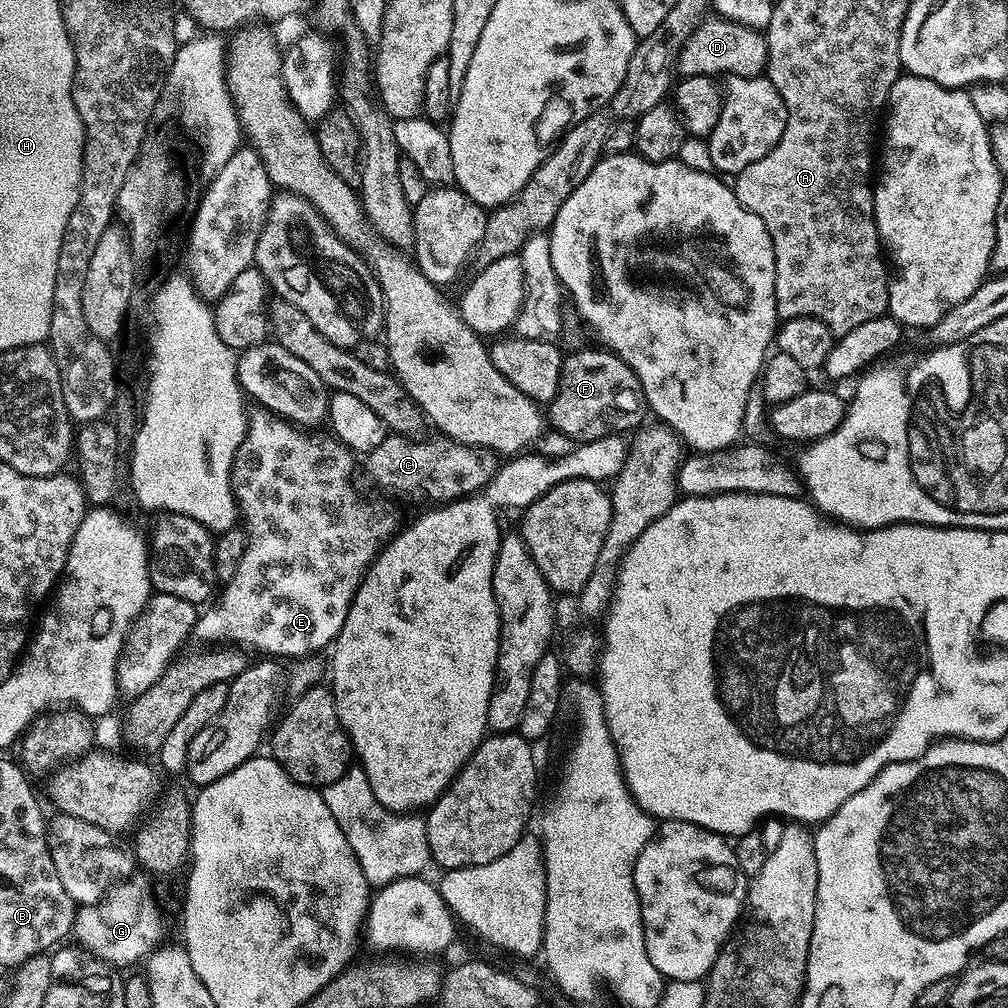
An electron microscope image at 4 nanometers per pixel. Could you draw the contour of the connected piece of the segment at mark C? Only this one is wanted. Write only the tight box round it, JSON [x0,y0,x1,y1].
[366,434,502,506]

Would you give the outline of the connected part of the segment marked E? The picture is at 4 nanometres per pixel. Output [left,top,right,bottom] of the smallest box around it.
[194,407,398,658]

